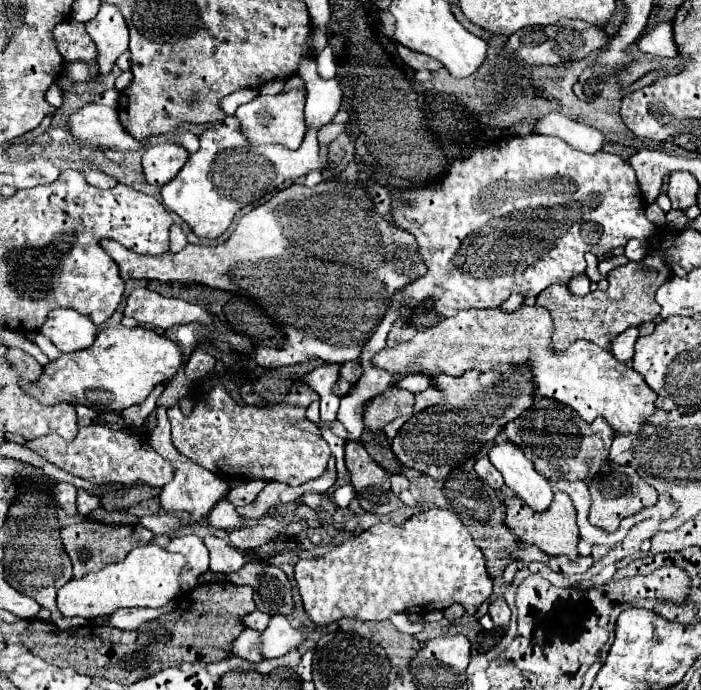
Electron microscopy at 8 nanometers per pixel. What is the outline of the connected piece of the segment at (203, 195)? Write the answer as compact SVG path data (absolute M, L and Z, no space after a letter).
M231 116L227 122L213 124L205 130L199 136L199 142L201 148L191 154L181 172L161 188L165 206L183 218L199 238L221 236L229 228L237 210L251 204L255 194L273 192L287 180L297 180L313 170L329 168L329 164L321 164L319 160L315 128L307 128L299 150L289 150L275 144L255 146L243 138L237 120Z

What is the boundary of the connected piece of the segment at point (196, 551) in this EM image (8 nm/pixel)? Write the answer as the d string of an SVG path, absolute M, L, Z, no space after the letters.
M185 534L185 536L175 536L167 542L165 546L169 552L179 552L187 558L187 564L181 572L181 586L183 592L191 590L197 586L199 576L209 570L209 552L203 540L195 534Z

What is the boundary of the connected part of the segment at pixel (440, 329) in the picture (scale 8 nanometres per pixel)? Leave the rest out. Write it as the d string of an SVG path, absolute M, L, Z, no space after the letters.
M521 306L521 308L517 308L515 312L503 312L501 308L495 308L495 310L461 310L457 316L453 316L453 318L445 318L443 322L439 322L437 326L433 326L433 328L429 328L429 330L421 330L421 332L417 332L417 336L413 338L413 340L409 340L409 342L401 342L399 346L395 346L395 348L383 348L381 352L377 352L375 356L373 356L373 366L377 366L377 368L383 368L383 370L387 370L391 376L409 376L409 374L415 374L415 372L411 372L411 366L417 366L419 368L419 374L425 374L425 376L429 376L431 380L435 380L435 376L439 374L439 372L443 372L443 374L447 374L447 376L463 376L463 372L469 372L469 370L477 370L477 372L489 372L489 370L495 370L495 368L499 368L499 366L511 366L511 368L527 368L527 372L531 374L531 378L533 378L533 394L537 394L537 396L545 396L545 398L553 398L553 400L557 400L557 402L561 402L561 404L567 404L567 406L571 406L575 412L579 412L579 416L585 420L585 422L593 422L597 416L603 416L609 424L611 424L611 428L617 432L617 434L635 434L635 432L639 432L639 428L641 428L641 424L645 424L647 422L647 418L655 412L655 400L657 400L657 396L655 396L655 392L645 384L645 380L643 380L643 376L639 374L639 372L635 372L633 368L629 368L629 366L625 366L623 362L619 362L609 350L601 350L597 344L593 344L593 342L589 342L589 340L579 340L579 342L575 342L575 344L571 344L567 350L563 350L563 352L557 352L555 348L553 348L553 340L551 340L551 336L553 336L553 320L551 320L551 314L545 310L545 308L539 308L539 306Z

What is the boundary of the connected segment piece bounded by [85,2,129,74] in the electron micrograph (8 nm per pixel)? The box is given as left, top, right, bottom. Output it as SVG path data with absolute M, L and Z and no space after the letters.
M101 2L99 12L87 24L87 32L91 40L97 44L97 58L99 58L99 72L109 74L115 60L127 50L129 46L129 28L123 20L123 14L113 4Z

